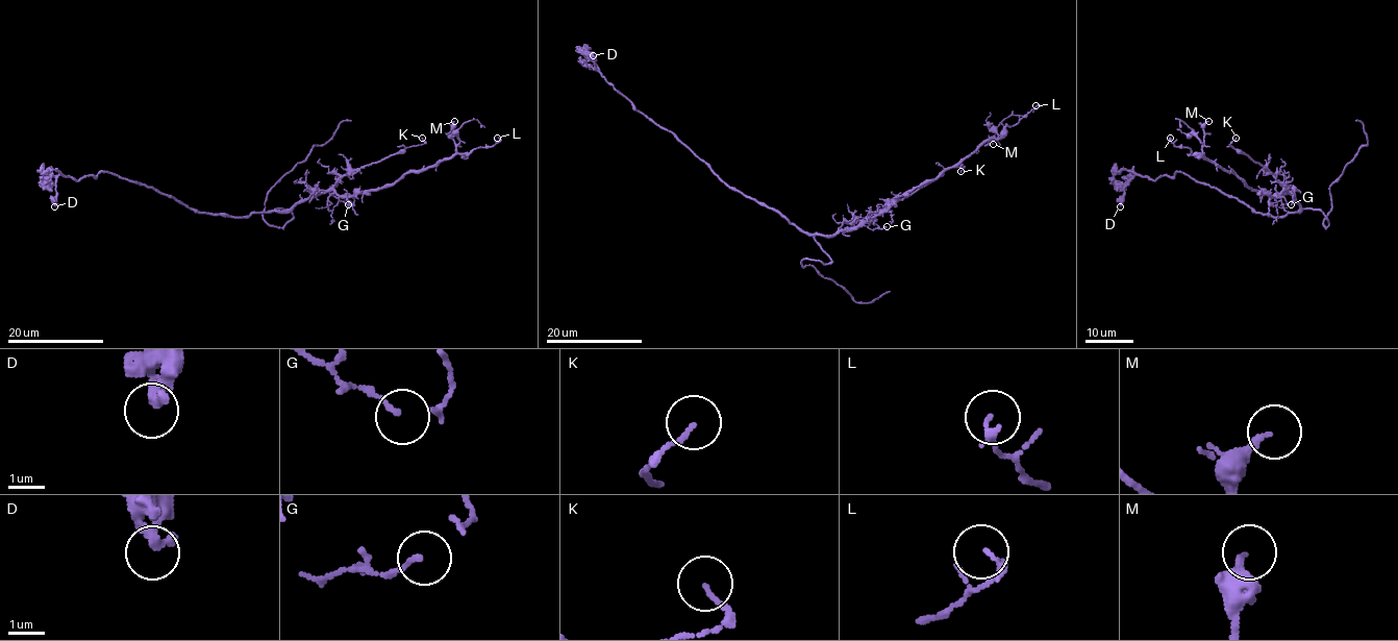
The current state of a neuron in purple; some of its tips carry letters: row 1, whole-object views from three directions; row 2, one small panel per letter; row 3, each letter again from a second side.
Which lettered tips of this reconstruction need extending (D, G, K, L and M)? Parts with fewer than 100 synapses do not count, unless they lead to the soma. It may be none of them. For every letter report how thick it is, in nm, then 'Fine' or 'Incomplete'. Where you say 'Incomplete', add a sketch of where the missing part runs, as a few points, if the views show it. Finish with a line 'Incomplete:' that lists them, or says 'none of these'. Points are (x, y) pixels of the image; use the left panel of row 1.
D: Thickness 320 nm. Fine
G: Thickness 80 nm. Fine
K: Thickness 120 nm. Fine
L: Thickness 170 nm. Fine
M: Thickness 190 nm. Fine
Incomplete: none of these

